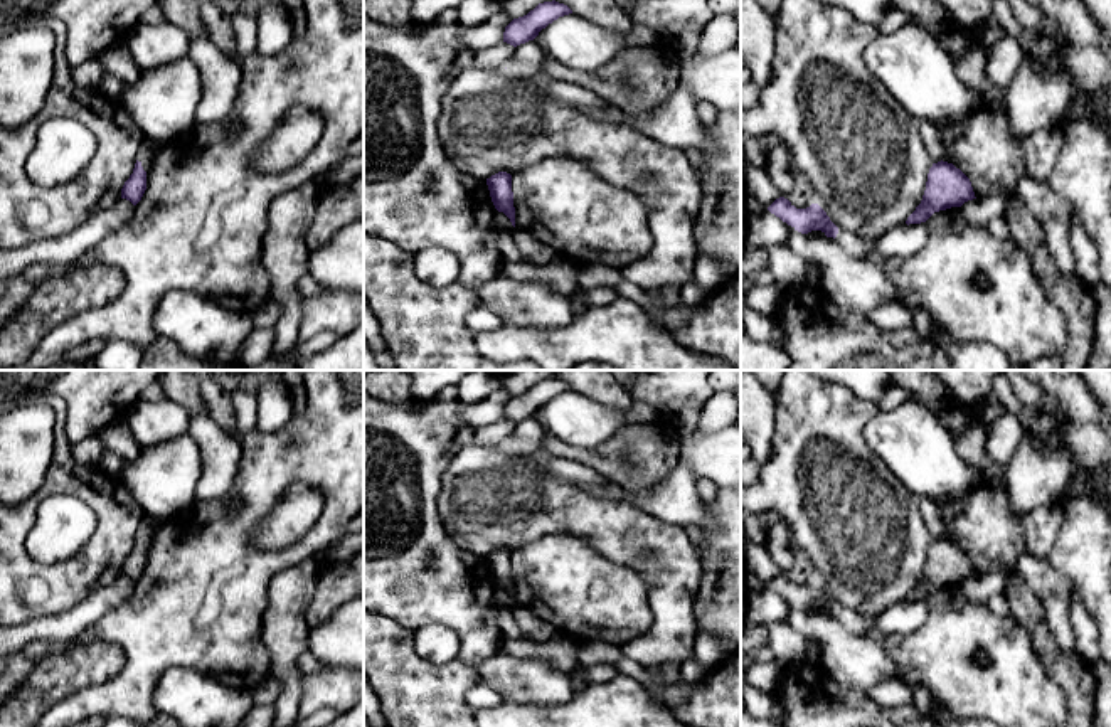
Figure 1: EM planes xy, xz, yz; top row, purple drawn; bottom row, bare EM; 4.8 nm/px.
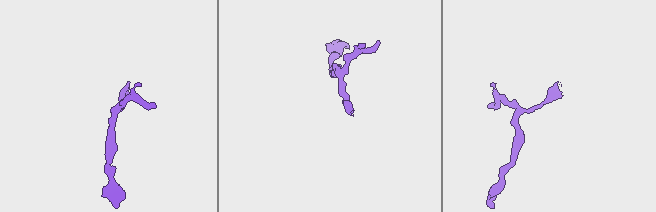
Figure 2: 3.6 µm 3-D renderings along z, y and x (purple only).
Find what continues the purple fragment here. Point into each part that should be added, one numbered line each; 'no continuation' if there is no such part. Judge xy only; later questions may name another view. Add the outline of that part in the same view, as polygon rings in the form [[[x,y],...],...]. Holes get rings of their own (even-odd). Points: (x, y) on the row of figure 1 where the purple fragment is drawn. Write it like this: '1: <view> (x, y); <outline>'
1: xy (147, 152); [[[145,140],[145,143],[138,150],[136,160],[141,163],[143,170],[146,172],[146,178],[152,170],[153,158],[158,148],[160,148],[158,143]]]

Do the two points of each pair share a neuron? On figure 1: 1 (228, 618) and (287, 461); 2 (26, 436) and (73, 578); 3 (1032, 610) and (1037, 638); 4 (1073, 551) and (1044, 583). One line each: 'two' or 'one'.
1: one
2: two
3: one
4: two

